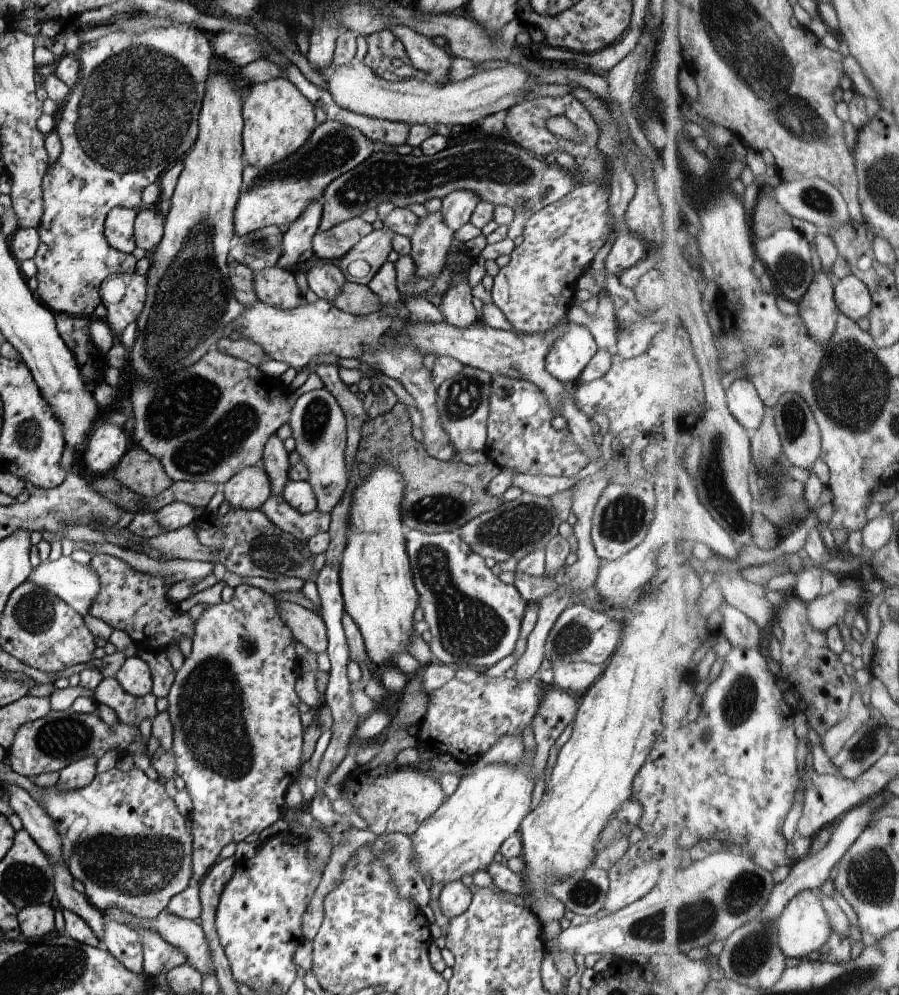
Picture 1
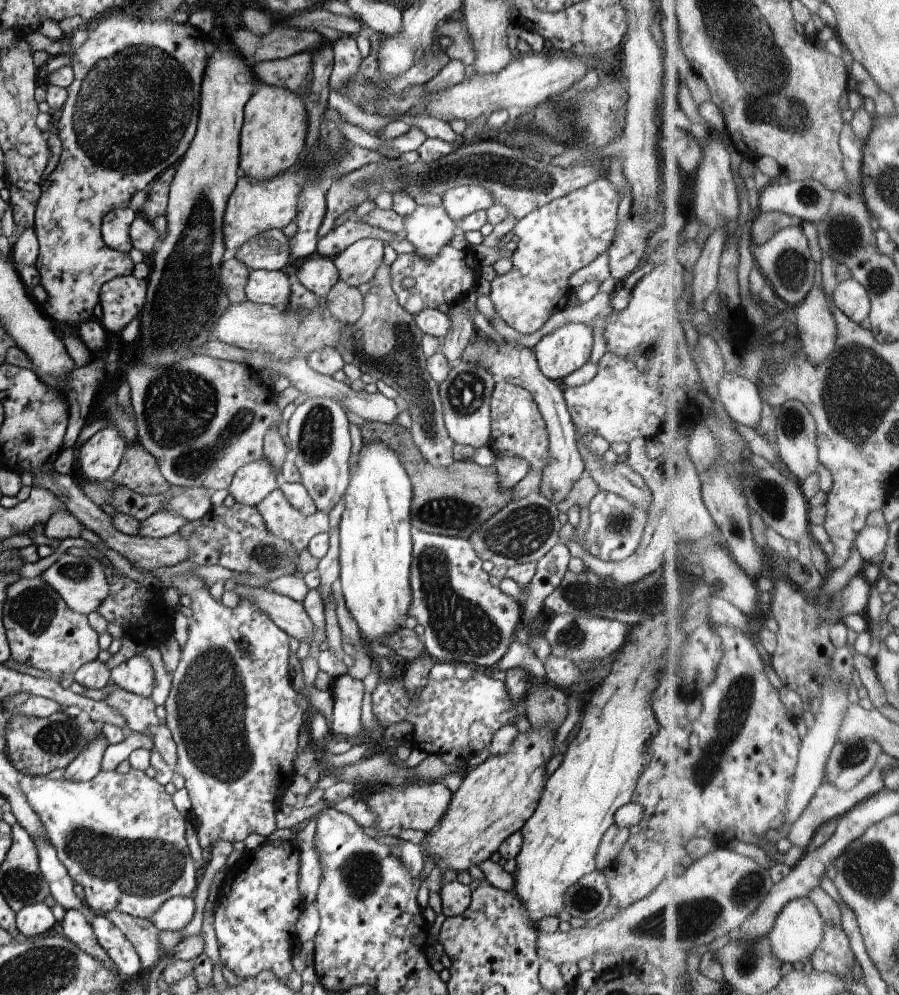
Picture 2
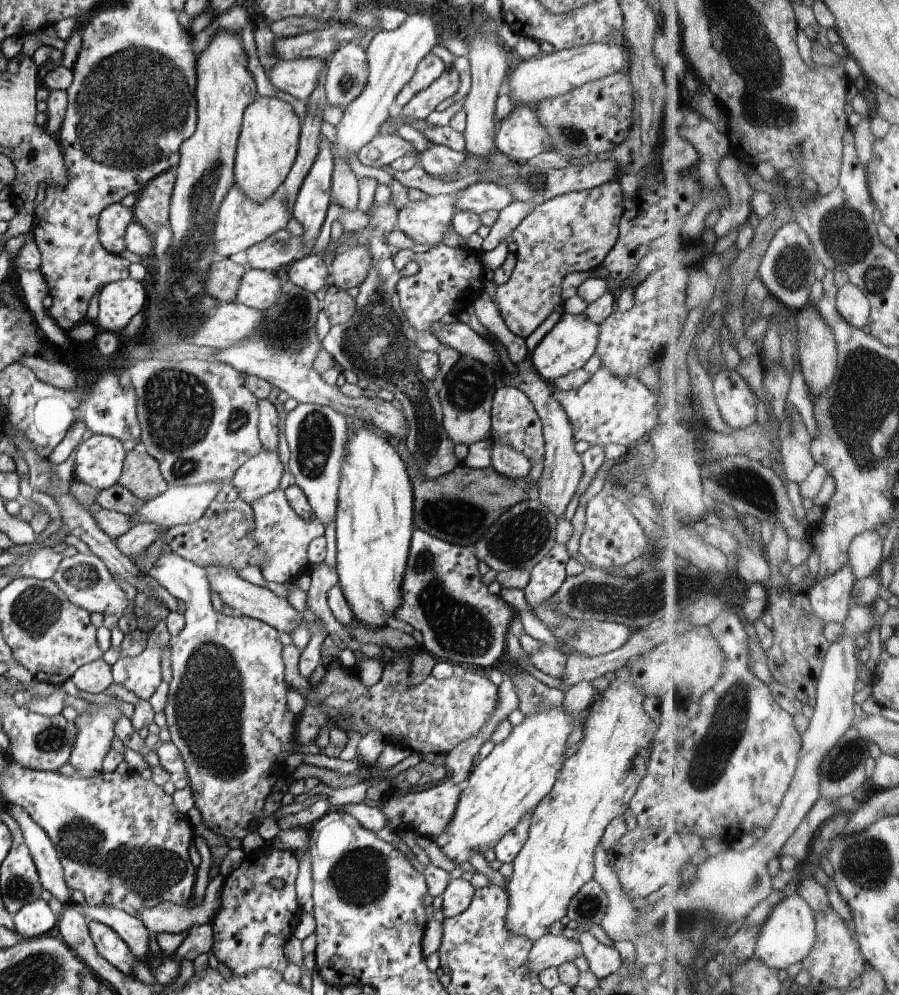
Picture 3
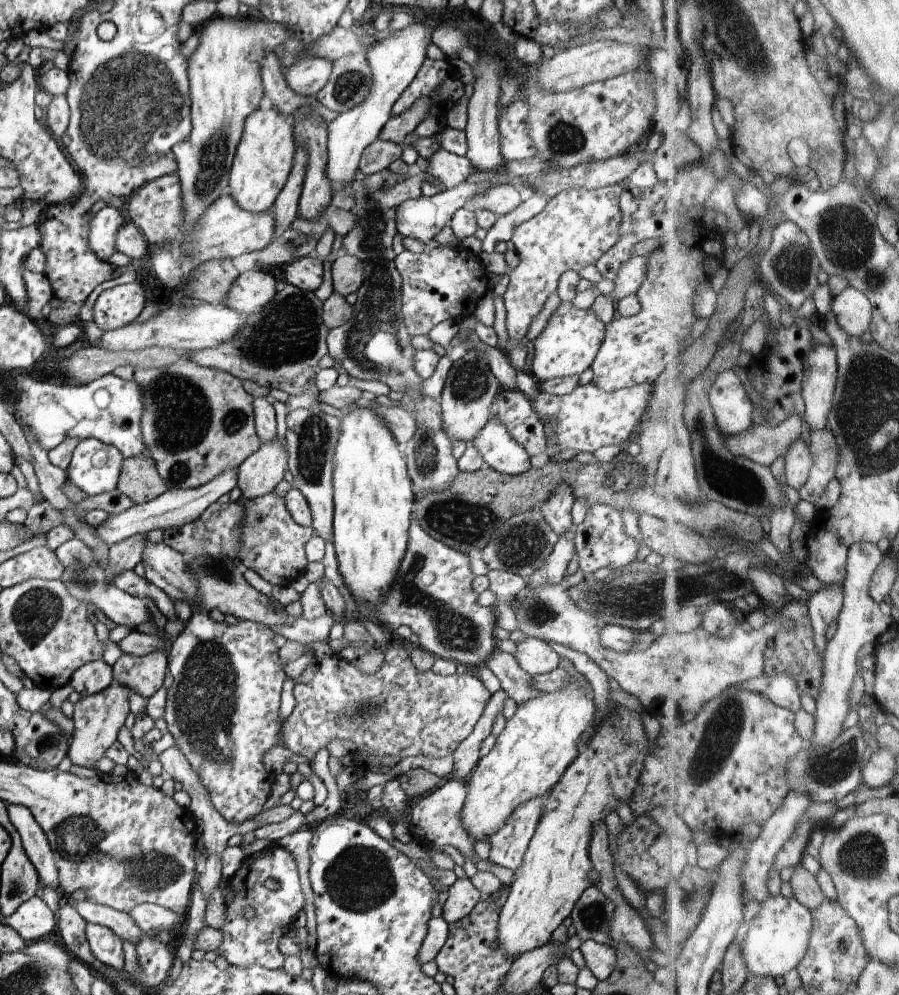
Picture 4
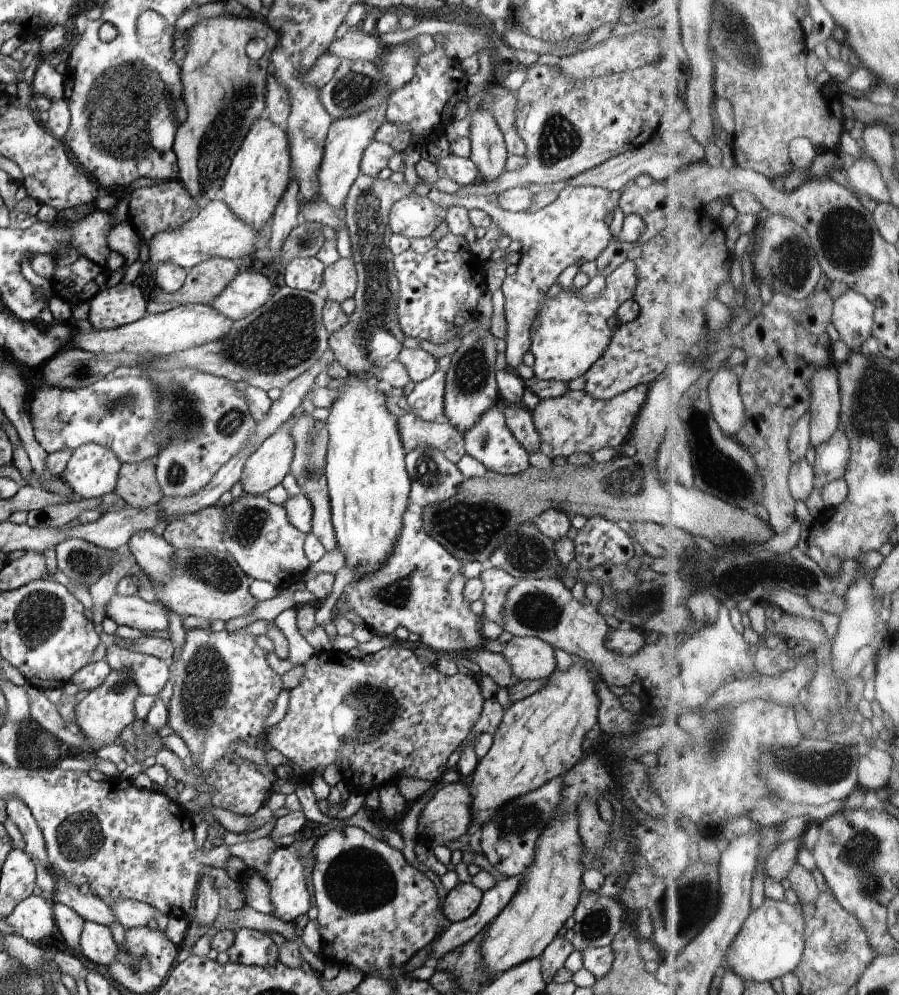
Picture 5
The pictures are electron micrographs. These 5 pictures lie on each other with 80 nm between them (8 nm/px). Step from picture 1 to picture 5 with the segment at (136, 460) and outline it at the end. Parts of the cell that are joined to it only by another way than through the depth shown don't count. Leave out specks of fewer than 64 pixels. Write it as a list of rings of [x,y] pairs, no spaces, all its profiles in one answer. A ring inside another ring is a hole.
[[[154,460],[122,463],[114,493],[137,509],[157,503],[163,497],[163,492],[156,478]]]

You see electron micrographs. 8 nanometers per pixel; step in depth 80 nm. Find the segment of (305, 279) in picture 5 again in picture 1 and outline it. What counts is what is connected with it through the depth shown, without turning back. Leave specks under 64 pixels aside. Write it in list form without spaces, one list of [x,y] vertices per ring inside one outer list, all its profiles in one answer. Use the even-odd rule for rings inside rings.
[[[328,261],[312,266],[307,272],[307,281],[313,297],[328,299],[330,302],[341,293],[342,287],[347,282],[340,267]]]

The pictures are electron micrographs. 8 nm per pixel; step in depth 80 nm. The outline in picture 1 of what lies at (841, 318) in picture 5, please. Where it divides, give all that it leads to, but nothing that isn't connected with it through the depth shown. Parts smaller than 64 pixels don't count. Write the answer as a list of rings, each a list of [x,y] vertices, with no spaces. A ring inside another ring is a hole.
[[[854,273],[838,282],[836,298],[842,312],[856,321],[874,310],[875,300],[870,286]]]

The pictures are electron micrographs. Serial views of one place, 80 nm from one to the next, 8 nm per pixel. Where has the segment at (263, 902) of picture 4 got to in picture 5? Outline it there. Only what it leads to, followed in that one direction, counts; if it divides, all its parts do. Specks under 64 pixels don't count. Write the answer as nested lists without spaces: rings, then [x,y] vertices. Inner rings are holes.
[[[295,844],[278,847],[269,855],[265,869],[256,872],[269,881],[269,901],[277,919],[290,923],[307,914],[310,895],[306,891],[303,864]],[[242,927],[232,932],[235,937],[226,951],[231,963],[263,967],[279,962],[279,947],[267,931]]]

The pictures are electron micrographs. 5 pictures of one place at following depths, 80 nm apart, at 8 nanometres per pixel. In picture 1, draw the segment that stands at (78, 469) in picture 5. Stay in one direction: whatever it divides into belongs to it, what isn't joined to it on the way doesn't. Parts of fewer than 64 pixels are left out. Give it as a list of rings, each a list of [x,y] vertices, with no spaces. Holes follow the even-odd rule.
[[[100,424],[84,446],[83,462],[94,472],[111,472],[130,448],[123,426]]]

